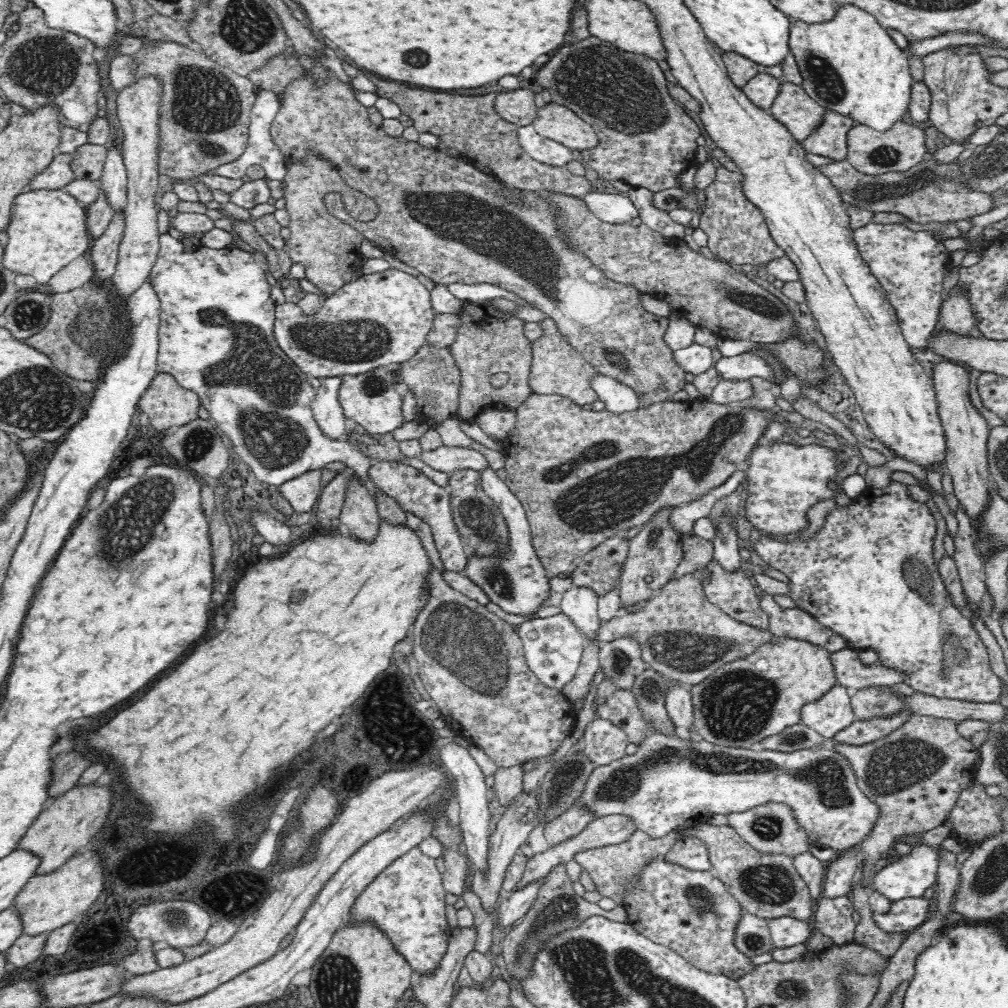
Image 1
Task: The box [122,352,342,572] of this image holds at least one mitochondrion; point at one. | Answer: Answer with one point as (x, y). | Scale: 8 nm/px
(199, 442)

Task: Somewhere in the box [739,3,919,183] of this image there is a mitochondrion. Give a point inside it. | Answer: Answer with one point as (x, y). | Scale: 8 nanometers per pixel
(825, 80)

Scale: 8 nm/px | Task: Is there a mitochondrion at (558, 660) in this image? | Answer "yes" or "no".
no

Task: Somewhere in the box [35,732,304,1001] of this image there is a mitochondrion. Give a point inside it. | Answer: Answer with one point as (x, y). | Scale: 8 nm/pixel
(176, 926)

